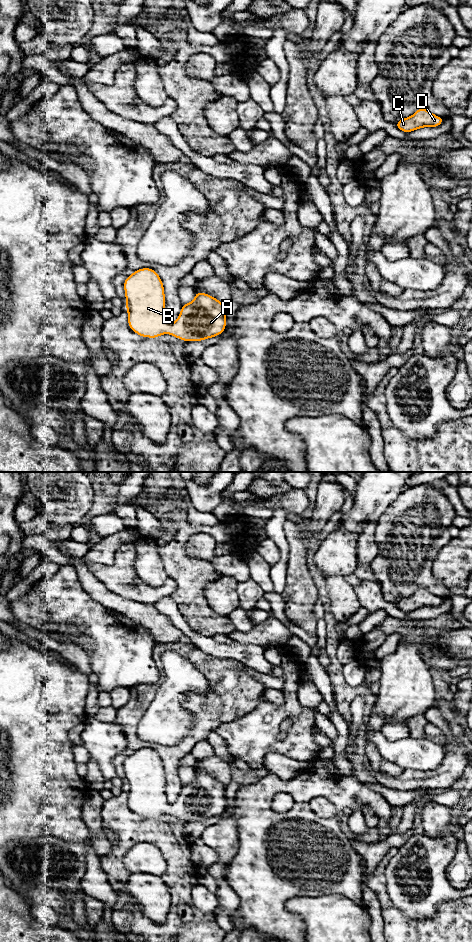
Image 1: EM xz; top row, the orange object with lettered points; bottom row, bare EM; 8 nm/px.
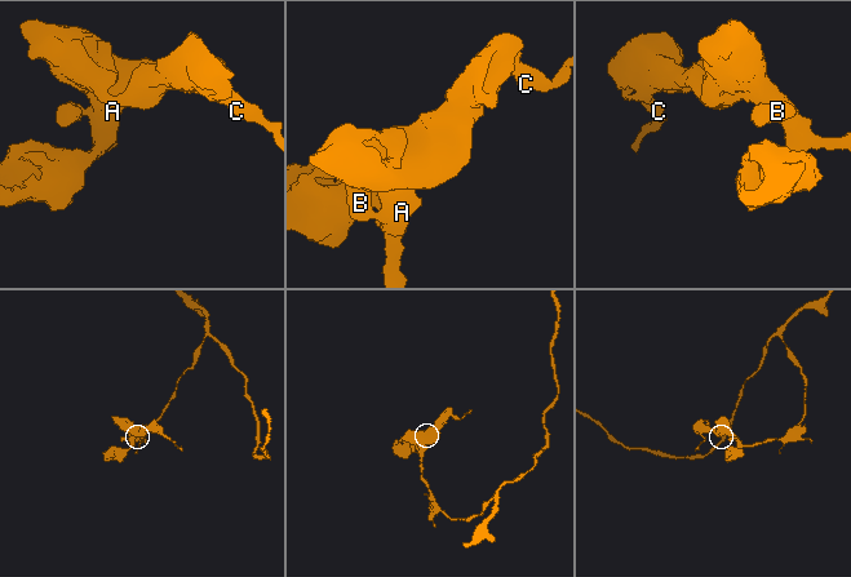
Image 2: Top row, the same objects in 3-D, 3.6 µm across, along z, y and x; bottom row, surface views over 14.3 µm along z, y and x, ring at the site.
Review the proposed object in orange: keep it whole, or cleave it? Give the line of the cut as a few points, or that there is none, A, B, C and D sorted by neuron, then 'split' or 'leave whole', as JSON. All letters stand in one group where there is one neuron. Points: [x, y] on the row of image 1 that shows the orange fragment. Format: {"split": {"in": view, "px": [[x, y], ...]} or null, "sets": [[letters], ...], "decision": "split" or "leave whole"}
{"split": null, "sets": [["A", "B", "C", "D"]], "decision": "leave whole"}

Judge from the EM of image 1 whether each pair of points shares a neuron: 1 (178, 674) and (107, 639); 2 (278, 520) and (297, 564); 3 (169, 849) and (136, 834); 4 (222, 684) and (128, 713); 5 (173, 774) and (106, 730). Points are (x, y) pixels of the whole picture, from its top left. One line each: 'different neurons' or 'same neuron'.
1: different neurons
2: different neurons
3: same neuron
4: same neuron
5: different neurons

